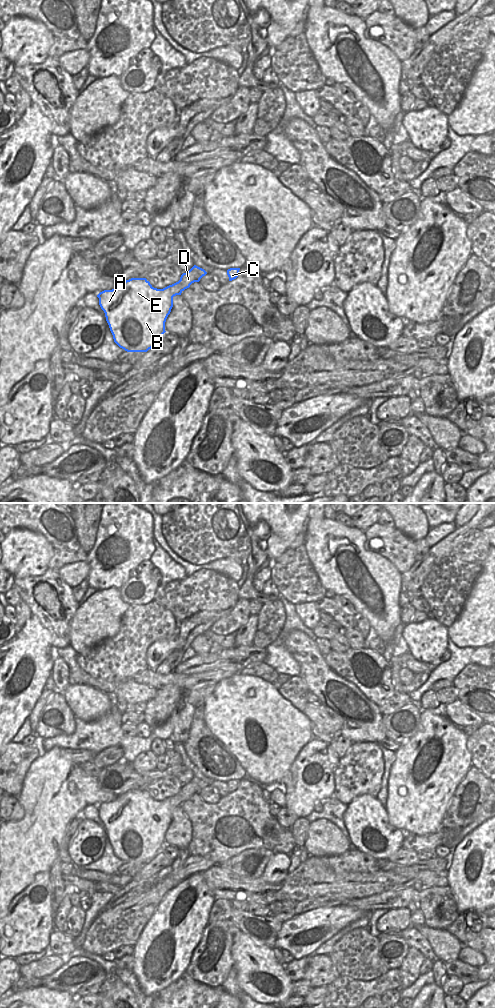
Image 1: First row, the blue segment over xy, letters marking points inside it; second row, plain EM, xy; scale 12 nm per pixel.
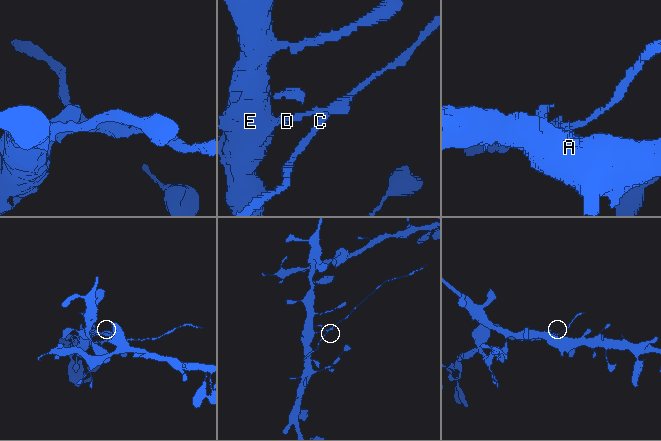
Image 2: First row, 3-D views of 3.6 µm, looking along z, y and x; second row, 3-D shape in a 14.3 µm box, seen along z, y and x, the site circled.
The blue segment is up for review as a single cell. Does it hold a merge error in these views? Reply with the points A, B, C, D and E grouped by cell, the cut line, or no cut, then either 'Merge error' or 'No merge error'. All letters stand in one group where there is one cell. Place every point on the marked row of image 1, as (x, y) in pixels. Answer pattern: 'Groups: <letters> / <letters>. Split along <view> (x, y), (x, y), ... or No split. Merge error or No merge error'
Groups: A B E / C D. Split along xy (178, 281), (182, 290). Merge error

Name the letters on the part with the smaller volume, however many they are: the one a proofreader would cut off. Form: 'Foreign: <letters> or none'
Foreign: C, D

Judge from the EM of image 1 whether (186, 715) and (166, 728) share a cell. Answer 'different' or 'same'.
different

